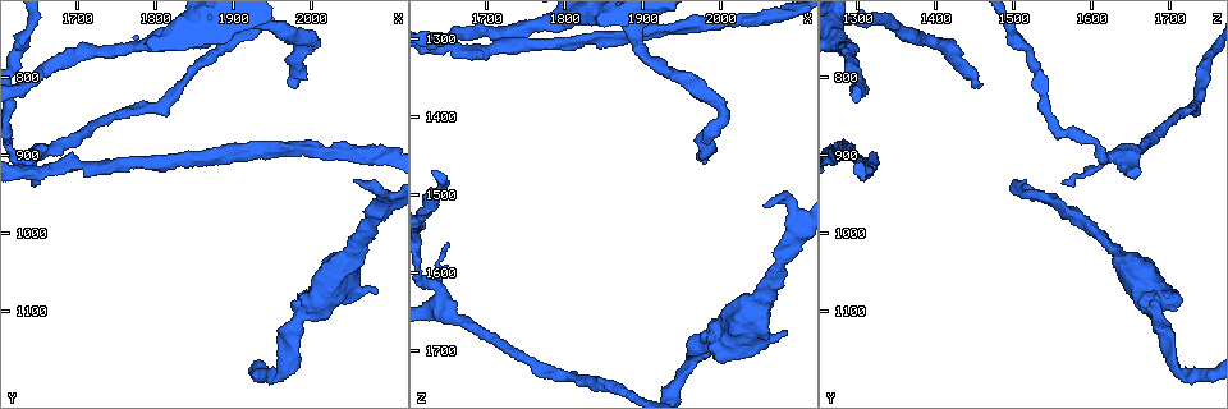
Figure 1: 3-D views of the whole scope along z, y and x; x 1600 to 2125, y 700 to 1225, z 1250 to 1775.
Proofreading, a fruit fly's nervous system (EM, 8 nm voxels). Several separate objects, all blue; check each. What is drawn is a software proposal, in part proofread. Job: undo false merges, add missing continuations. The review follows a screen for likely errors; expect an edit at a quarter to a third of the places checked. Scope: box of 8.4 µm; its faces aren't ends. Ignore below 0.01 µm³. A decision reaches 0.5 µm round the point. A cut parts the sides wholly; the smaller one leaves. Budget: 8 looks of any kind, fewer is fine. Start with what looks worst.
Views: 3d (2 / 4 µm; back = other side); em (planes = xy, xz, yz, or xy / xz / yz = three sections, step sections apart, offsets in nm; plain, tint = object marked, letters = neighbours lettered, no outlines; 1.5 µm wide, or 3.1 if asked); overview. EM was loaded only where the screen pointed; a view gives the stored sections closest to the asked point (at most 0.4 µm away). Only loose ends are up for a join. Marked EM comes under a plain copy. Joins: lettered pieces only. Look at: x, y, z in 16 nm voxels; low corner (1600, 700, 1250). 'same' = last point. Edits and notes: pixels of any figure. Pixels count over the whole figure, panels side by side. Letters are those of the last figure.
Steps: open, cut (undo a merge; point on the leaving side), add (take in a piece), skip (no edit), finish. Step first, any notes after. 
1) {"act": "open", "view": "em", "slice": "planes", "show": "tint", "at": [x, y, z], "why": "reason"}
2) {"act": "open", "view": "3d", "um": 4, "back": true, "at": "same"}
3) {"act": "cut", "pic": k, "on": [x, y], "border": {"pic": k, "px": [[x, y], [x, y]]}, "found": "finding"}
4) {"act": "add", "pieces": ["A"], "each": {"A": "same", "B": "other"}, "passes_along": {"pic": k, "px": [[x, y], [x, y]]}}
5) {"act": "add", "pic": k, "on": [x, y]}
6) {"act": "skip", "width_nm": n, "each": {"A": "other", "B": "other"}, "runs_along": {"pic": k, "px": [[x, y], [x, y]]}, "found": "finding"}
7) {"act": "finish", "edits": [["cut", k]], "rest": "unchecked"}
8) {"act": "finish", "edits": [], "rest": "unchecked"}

{"act": "open", "view": "3d", "um": 4, "at": [1980, 815, 1455], "why": "long arm stops here"}

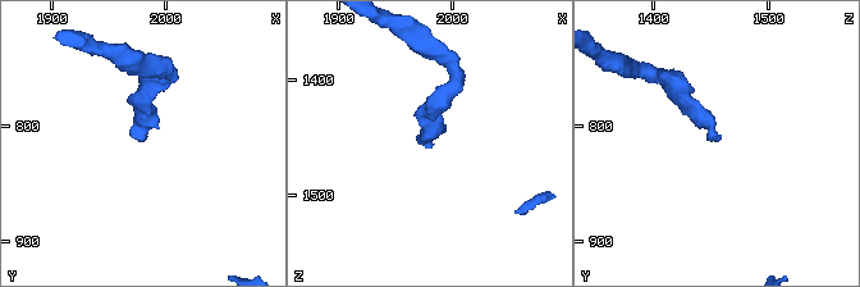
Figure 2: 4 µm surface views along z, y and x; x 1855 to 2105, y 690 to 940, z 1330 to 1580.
{"act": "open", "view": "em", "slice": "planes", "show": "letters", "at": [1980, 808, 1460], "why": "need the tissue"}

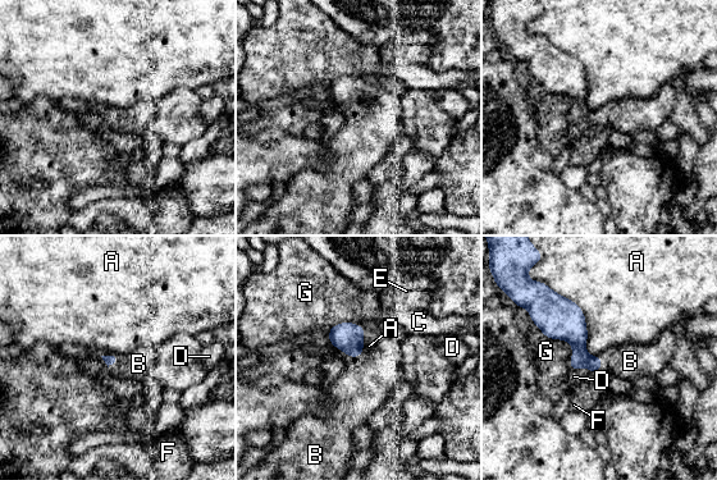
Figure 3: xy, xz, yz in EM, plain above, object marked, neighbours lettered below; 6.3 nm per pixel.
{"act": "add", "pieces": ["B"], "longest_contact_nm": ["A", 550], "each": {"A": "other", "B": "same", "C": "other", "D": "other", "E": "other", "F": "other", "G": "other"}, "passes_along": {"pic": 3, "px": [[348, 337], [355, 356], [364, 385]]}, "found": "it goes on there"}

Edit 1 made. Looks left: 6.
{"act": "open", "view": "em", "slice": "planes", "show": "letters", "at": [2055, 930, 1515], "why": "free end"}

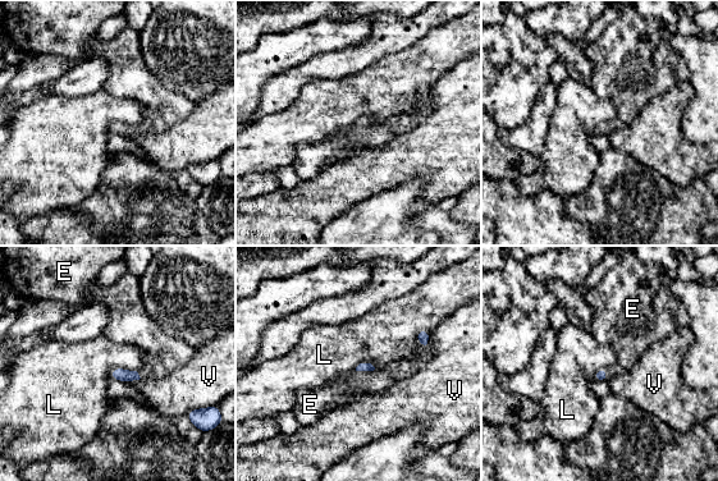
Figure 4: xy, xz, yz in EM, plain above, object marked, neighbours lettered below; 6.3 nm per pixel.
{"act": "add", "pieces": ["E"], "each": {"E": "same", "L": "other", "V": "other"}, "passes_along": {"pic": 4, "px": [[123, 375], [138, 375], [163, 353]]}, "found": "the neuron continues"}

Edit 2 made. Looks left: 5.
{"act": "open", "view": "overview"}

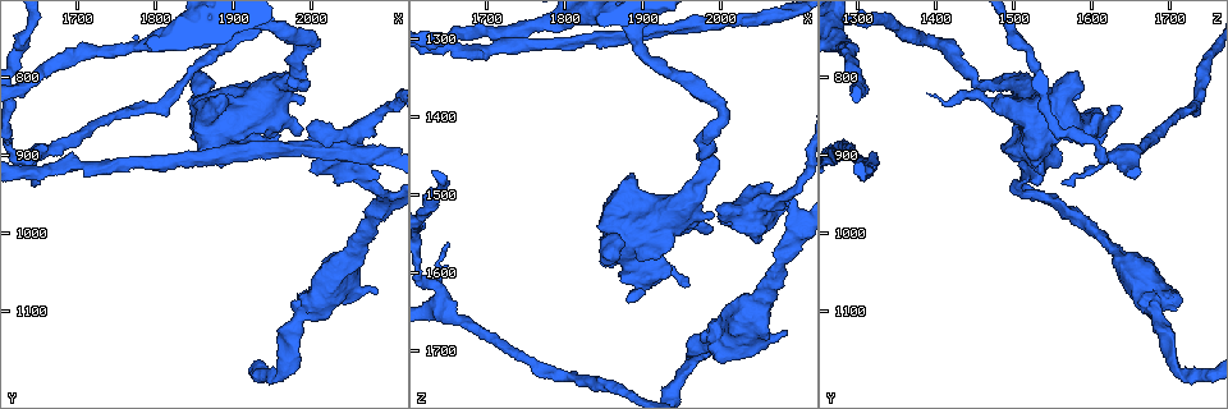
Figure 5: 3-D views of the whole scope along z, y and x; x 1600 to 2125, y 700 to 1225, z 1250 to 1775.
{"act": "open", "view": "3d", "um": 4, "at": [1640, 900, 1635], "why": "arms part here"}

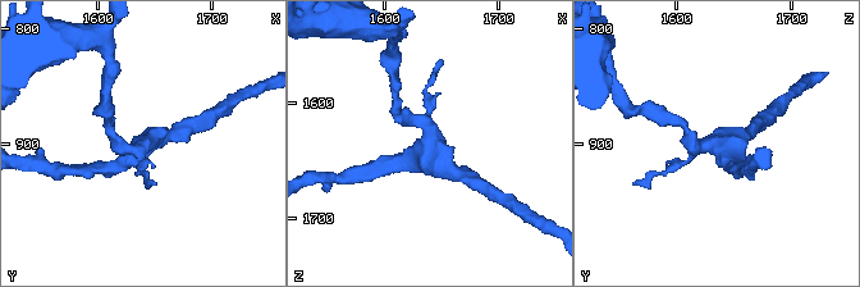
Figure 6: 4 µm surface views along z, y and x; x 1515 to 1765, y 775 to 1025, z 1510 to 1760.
{"act": "open", "view": "em", "slice": "yz", "step": 8, "show": "letters", "at": [1642, 900, 1634]}

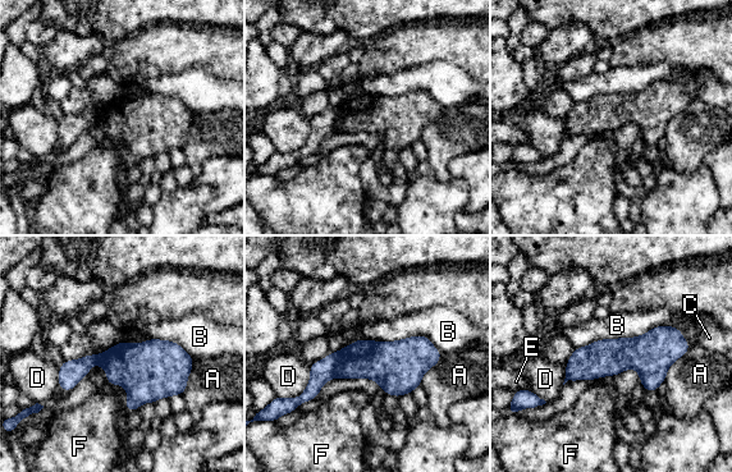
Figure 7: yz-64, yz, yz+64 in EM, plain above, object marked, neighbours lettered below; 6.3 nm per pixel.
{"act": "open", "view": "em", "slice": "planes", "show": "letters", "at": "same", "why": "another direction"}

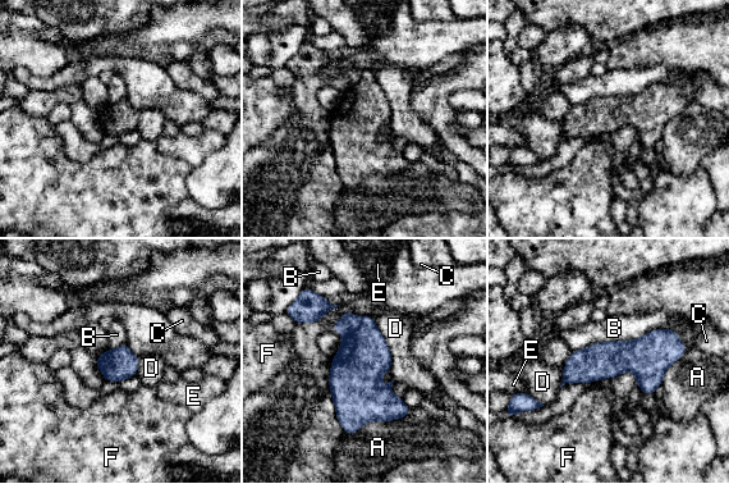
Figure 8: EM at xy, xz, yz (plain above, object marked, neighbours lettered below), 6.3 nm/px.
{"act": "cut", "pic": 8, "on": [349, 322], "each": {"A": "other", "B": "other", "C": "other", "D": "other", "E": "other", "F": "other"}, "border": {"pic": 8, "px": [[361, 319], [354, 328], [343, 333]]}, "found": "two neurons meet here"}

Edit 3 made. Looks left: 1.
{"act": "finish", "edits": [["add", 3], ["add", 4], ["cut", 8]], "rest": "unchecked"}

